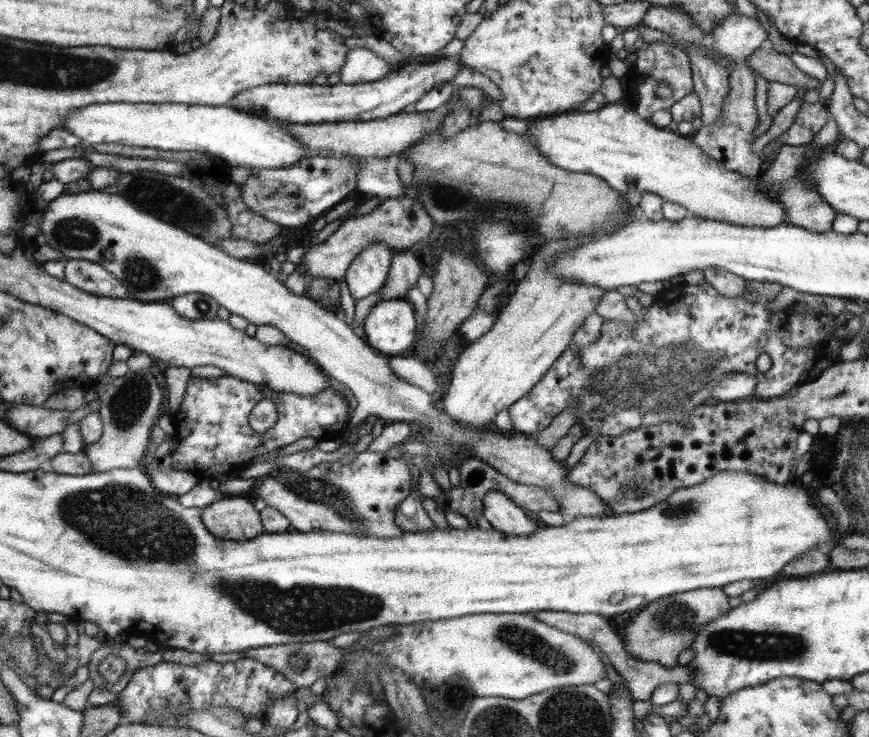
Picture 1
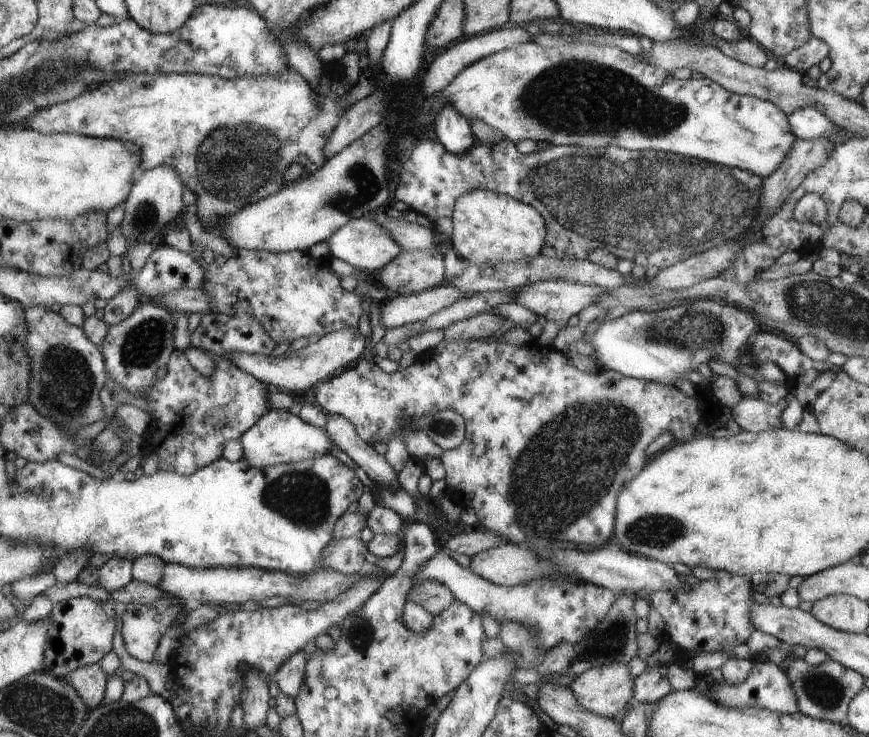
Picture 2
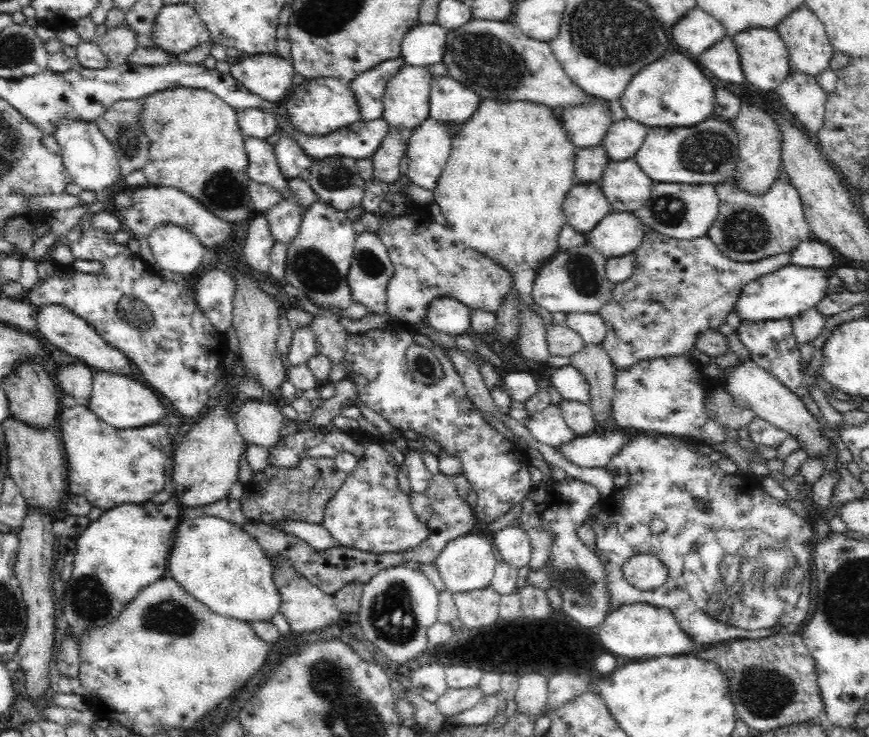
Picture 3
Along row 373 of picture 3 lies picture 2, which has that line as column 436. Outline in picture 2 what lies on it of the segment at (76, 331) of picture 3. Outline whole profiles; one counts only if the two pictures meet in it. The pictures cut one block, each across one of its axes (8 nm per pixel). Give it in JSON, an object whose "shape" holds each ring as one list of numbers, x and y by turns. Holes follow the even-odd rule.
{"shape":[[443,104,433,114,433,132,449,154,465,154,477,140,469,120,451,104]]}

